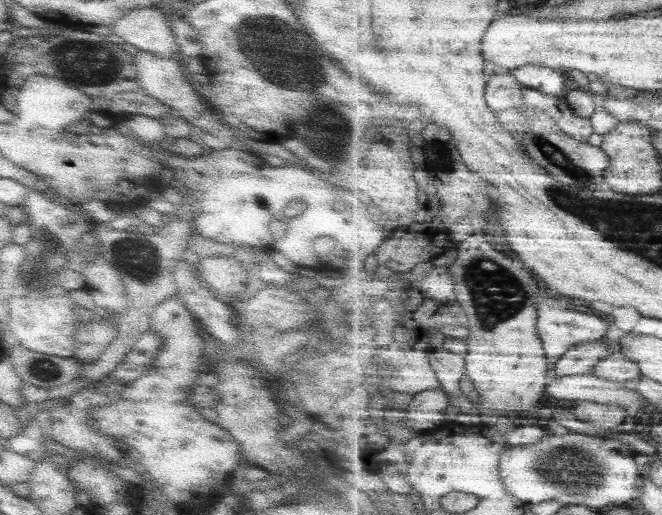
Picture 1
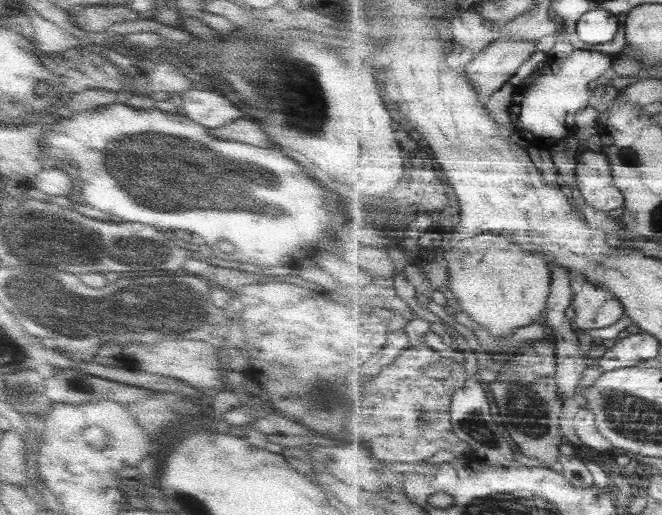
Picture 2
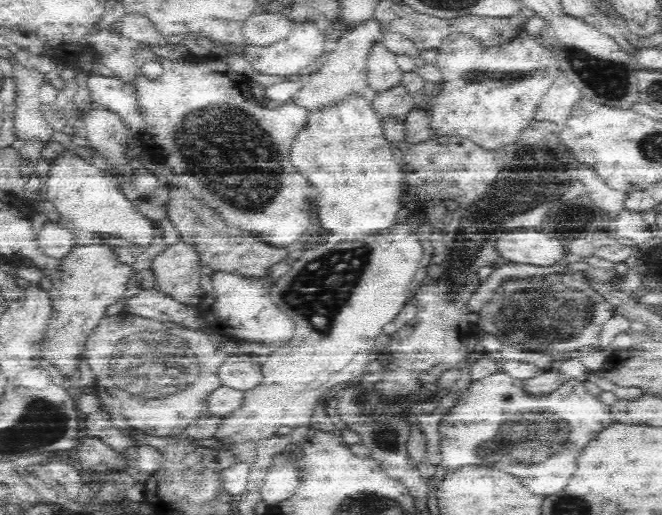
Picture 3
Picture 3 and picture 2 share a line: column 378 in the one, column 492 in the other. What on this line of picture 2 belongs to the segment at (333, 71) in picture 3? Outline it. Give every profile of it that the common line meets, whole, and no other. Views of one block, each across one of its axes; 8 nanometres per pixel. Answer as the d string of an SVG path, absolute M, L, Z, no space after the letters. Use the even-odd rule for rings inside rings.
M464 12L452 18L454 42L475 53L488 48L498 40L502 31L496 23L488 21L479 12Z

